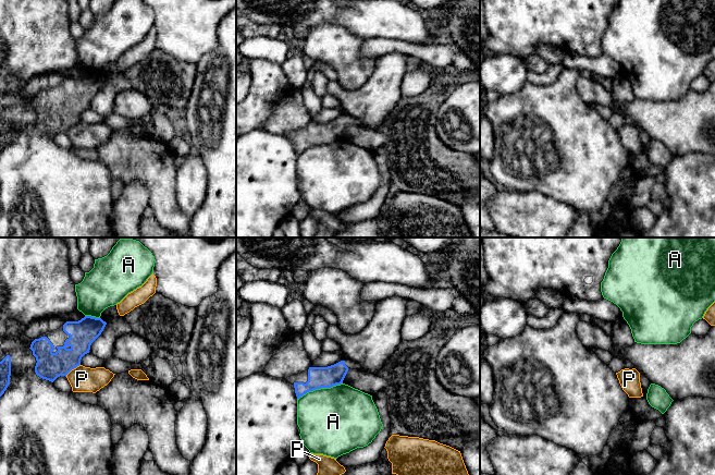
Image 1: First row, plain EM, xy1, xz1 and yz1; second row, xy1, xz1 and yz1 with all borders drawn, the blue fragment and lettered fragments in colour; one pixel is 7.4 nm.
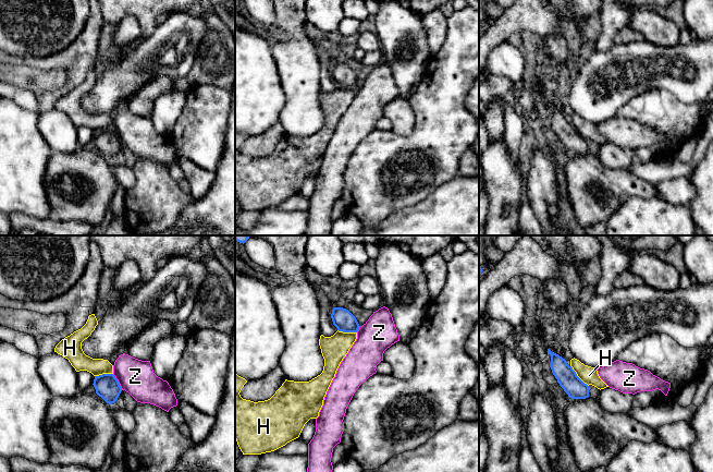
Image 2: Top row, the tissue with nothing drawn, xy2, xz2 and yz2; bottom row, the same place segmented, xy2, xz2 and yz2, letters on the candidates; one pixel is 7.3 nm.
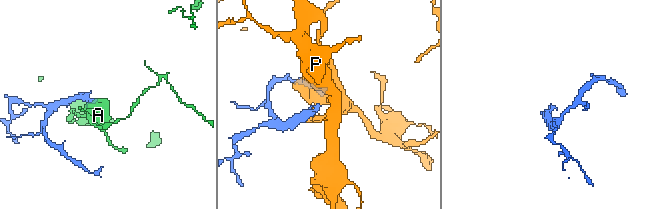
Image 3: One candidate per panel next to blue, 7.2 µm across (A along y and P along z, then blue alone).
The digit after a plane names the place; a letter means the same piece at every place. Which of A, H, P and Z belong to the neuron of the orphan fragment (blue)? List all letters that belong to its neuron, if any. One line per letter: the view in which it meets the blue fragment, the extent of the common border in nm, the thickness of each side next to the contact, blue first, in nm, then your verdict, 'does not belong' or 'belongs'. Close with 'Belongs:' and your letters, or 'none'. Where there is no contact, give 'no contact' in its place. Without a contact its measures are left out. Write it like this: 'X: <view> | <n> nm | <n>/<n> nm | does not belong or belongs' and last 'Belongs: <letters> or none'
A: xz1 | 360 nm | 160/480 nm | does not belong
H: yz2 | 200 nm | 150/130 nm | does not belong
P: xy1 | 140 nm | 200/190 nm | does not belong
Z: xy2 | 140 nm | 180/260 nm | does not belong
Belongs: none

